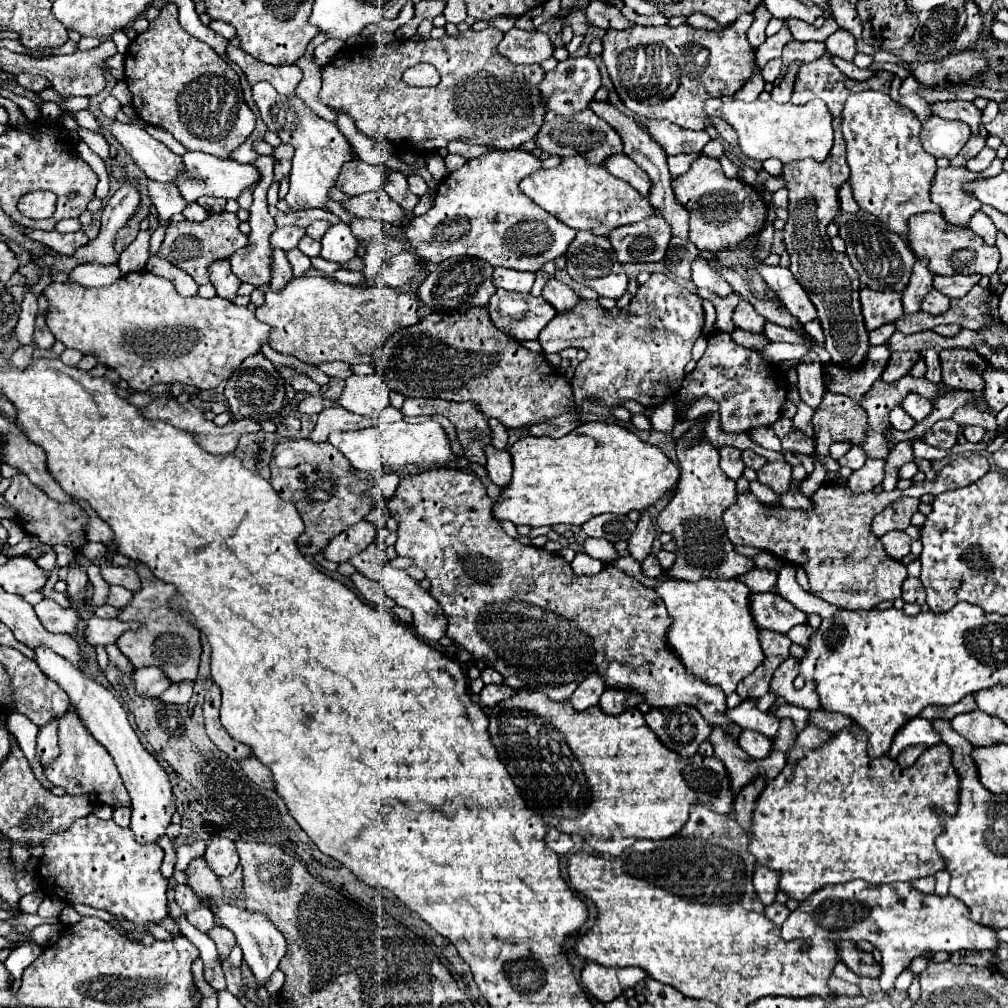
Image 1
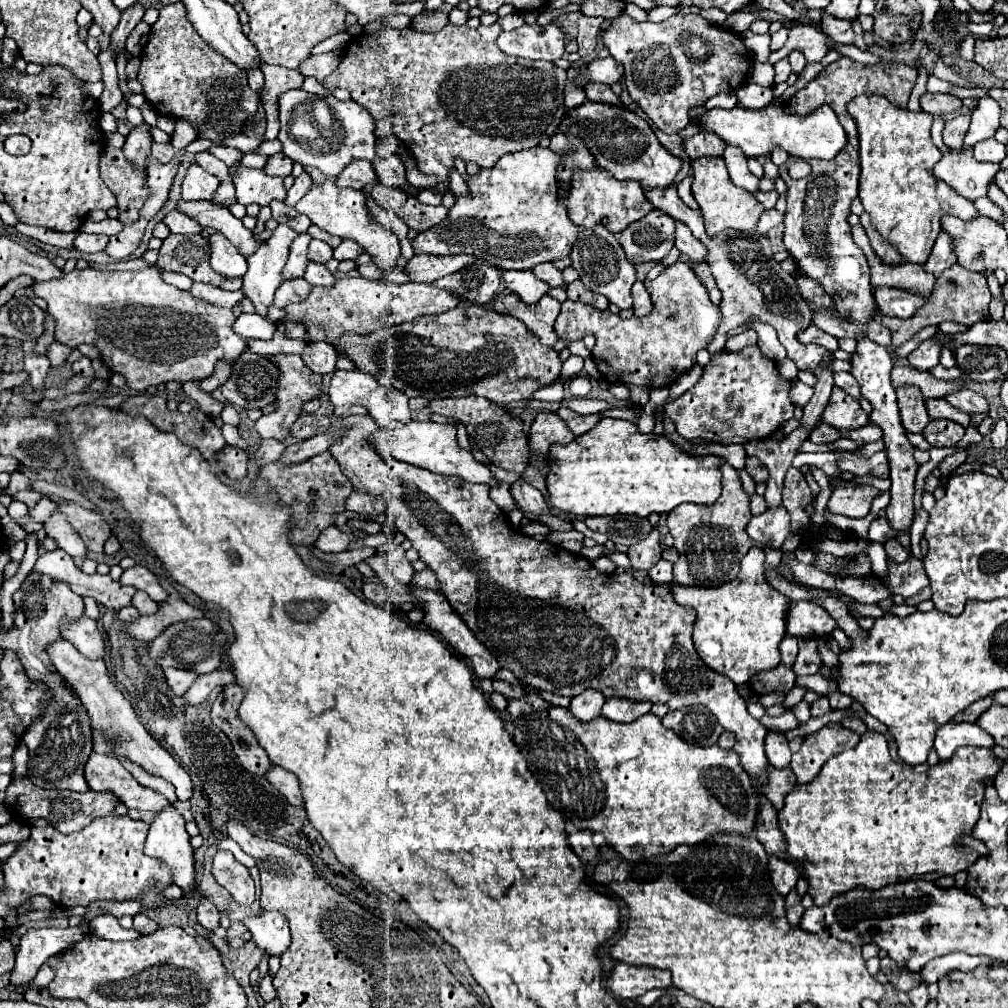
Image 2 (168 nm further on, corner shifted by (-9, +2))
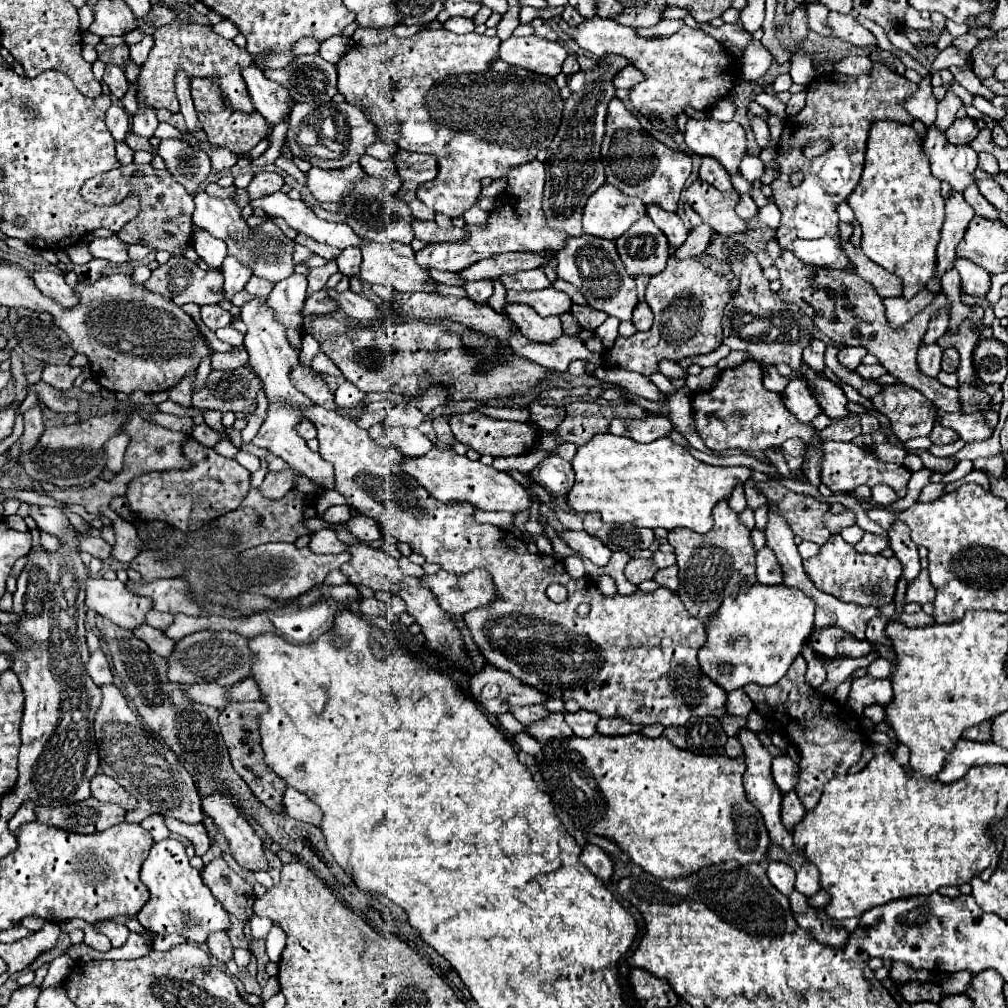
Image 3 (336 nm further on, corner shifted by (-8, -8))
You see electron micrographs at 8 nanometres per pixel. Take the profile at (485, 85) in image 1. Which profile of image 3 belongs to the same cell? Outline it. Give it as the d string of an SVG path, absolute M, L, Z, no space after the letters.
M423 29L419 33L415 33L413 37L407 39L399 39L395 35L391 35L385 43L373 45L373 47L363 47L363 45L353 45L345 57L337 63L337 73L339 73L339 93L345 95L345 101L359 107L369 121L373 121L373 125L379 129L379 139L381 141L395 141L401 149L405 151L421 151L421 153L431 153L437 159L437 177L431 181L425 181L419 185L417 189L417 199L423 201L425 205L429 205L435 211L445 213L447 217L459 217L465 209L473 207L477 201L477 195L481 191L481 179L489 177L489 179L501 179L507 175L511 165L519 165L519 163L527 163L531 159L537 157L537 151L547 149L549 143L553 141L559 125L561 125L561 117L563 117L563 99L559 95L557 83L553 77L549 75L537 75L533 71L525 71L521 67L513 67L507 65L499 59L497 51L499 51L499 37L487 37L487 35L477 35L477 33L467 33L467 35L455 35L447 29Z

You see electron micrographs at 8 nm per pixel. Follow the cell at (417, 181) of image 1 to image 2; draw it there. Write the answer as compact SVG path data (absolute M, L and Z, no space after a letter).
M422 189L418 193L418 201L426 203L426 205L442 205L442 195L434 189Z

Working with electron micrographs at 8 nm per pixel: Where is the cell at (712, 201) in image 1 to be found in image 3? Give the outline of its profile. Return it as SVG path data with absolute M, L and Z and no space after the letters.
M697 179L685 189L685 201L701 215L703 223L713 227L713 231L721 235L747 233L745 221L735 213L735 205L739 203L739 193L735 189L723 193L703 179Z

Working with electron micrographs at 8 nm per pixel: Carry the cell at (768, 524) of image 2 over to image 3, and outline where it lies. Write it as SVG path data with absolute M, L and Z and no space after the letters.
M767 545L757 551L757 581L769 585L781 583L781 569L777 567L777 559Z

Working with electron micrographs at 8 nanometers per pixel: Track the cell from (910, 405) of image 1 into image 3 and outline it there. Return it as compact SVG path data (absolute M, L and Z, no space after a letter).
M945 413L937 417L937 423L957 431L965 443L983 441L991 435L991 429L985 425L985 419L981 413L979 415L977 413Z

